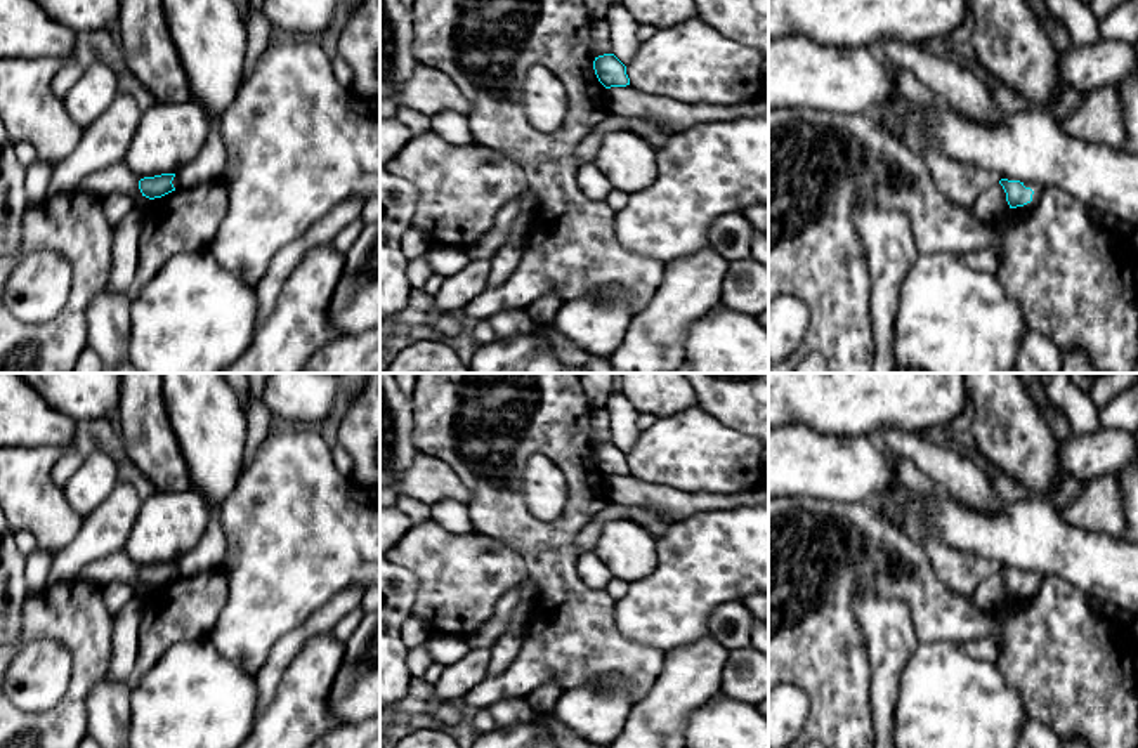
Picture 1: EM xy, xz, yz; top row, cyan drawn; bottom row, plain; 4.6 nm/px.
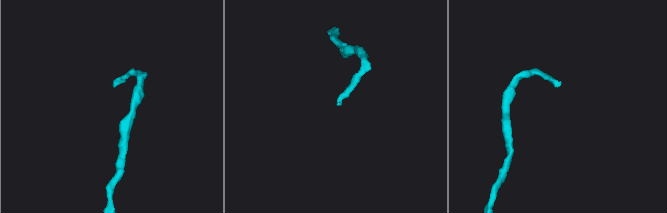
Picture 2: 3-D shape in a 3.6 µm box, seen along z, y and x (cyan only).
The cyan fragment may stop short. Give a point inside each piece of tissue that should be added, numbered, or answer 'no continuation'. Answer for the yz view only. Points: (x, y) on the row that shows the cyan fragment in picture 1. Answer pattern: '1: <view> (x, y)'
1: yz (1038, 190)

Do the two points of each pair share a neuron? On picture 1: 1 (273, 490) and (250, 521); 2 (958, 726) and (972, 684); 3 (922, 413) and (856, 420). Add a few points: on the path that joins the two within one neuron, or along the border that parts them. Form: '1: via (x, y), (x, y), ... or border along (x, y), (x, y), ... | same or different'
1: via (273, 497), (257, 514) | same
2: via (960, 715), (972, 695) | same
3: via (906, 413), (871, 413) | same

